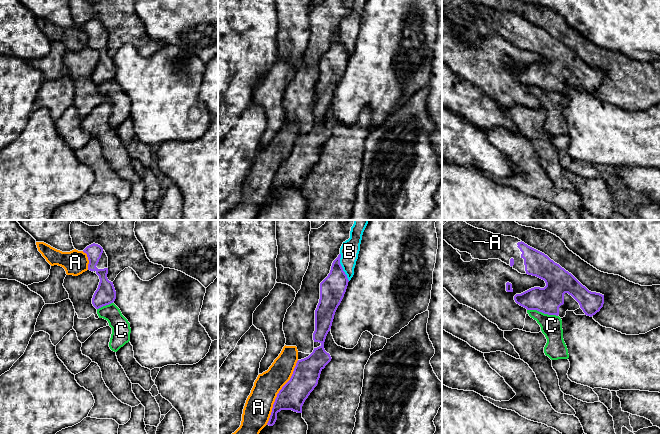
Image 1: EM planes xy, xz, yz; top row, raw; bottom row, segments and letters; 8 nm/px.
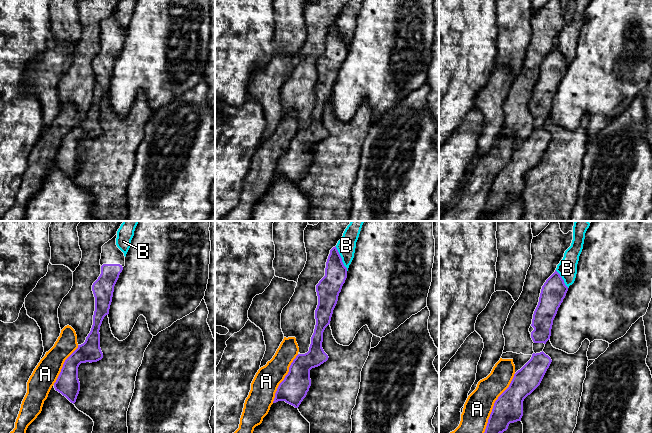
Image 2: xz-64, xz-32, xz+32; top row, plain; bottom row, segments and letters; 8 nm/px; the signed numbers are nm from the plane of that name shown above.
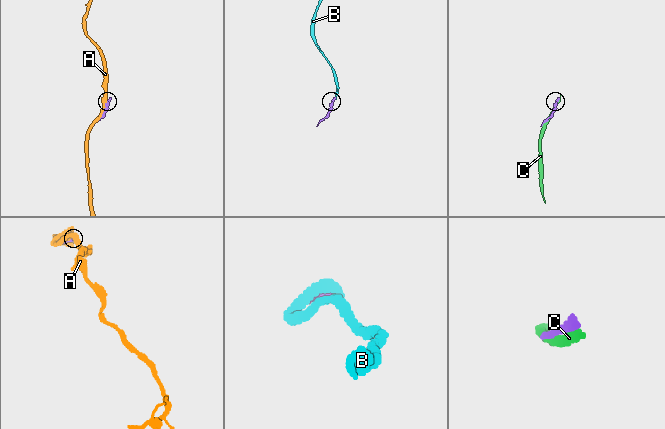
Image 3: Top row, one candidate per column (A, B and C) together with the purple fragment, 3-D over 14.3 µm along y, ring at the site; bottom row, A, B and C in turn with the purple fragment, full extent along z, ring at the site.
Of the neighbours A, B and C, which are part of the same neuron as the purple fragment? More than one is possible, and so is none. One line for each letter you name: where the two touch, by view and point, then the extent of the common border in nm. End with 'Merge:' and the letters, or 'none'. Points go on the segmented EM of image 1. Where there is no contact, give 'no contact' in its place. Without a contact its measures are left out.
Merge: none

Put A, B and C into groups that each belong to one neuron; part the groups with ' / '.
A / B C

